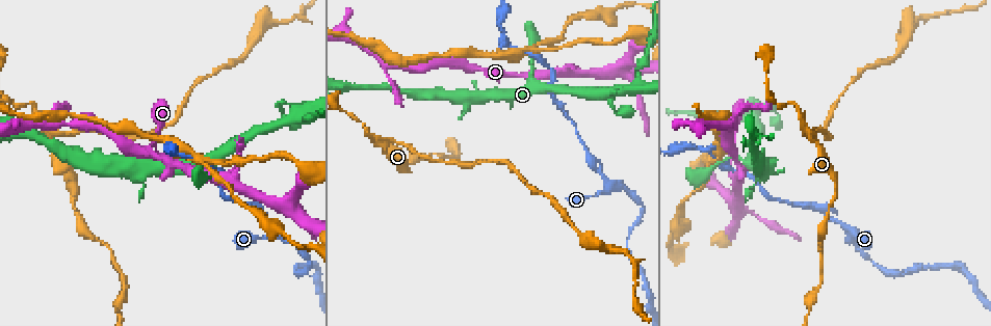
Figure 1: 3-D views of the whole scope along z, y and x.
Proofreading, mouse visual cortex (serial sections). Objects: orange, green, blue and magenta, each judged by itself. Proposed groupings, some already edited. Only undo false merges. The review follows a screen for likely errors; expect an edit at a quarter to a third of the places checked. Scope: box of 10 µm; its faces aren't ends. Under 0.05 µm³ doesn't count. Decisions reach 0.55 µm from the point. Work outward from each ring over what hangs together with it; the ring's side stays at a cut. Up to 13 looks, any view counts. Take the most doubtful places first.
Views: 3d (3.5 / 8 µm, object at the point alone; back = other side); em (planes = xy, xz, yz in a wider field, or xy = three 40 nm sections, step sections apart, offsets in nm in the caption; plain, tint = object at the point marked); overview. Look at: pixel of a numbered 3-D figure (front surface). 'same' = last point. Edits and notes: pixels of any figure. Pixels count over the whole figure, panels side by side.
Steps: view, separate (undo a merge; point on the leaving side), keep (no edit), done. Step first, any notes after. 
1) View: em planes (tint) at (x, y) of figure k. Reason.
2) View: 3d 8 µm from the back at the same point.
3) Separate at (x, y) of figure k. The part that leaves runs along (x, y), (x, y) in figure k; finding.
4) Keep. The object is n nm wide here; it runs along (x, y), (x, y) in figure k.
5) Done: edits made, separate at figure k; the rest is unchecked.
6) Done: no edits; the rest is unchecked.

View: 3d 3.5 µm at (302, 115) of figure 1. Looks like a crossing.

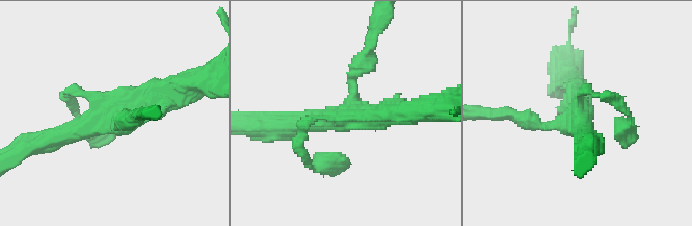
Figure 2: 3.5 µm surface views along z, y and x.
View: em xy step 1 (tint) at (345, 112) of figure 2. 4 arms meet here; the arms are 150, 200, 300, 300 nm wide.

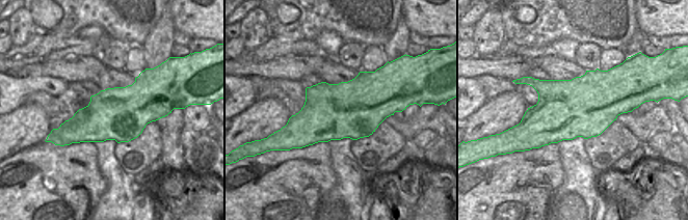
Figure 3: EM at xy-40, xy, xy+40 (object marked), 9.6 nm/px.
Keep. The object is 550 nm wide here; it runs along (283, 128), (344, 116), (366, 54) in figure 2; one cell here.

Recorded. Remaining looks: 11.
View: 3d 3.5 µm at (385, 146) of figure 1. Side arm on a straight run.

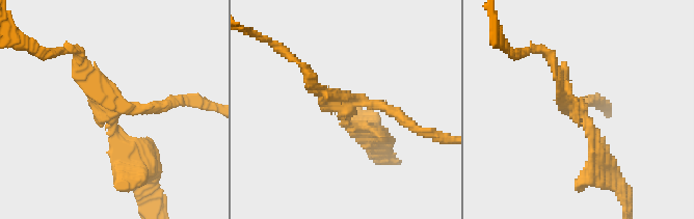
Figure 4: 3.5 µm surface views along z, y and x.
View: em xy step 3 (tint) at (344, 109) of figure 4. Need the tissue.

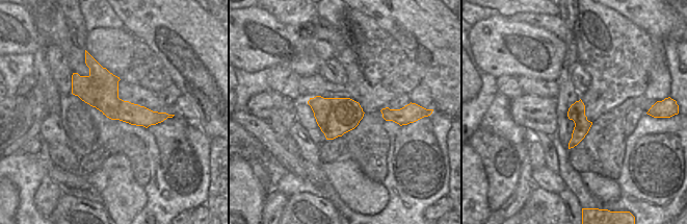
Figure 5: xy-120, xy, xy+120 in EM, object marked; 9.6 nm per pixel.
Separate at (80, 65) of figure 4. The object is 360 nm wide here; the part that leaves runs along (122, 106), (211, 106) in figure 4; two cells meet here.

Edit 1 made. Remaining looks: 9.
View: 3d 3.5 µm at (735, 148) of figure 1.

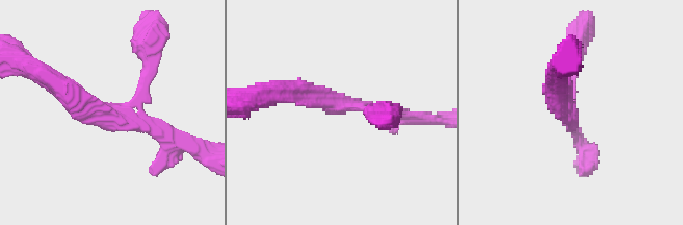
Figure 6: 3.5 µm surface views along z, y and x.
View: em xy step 1 (tint) at (360, 106) of figure 6. 3 arms meet here; the arms are 150, 150, 250 nm wide; shape alone is not enough.

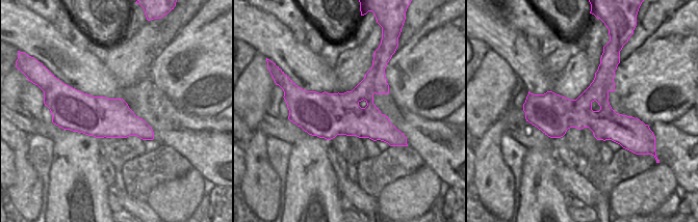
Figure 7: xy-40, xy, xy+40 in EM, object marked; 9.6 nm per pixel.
Keep. It runs along (150, 46), (128, 113), (182, 145) in figure 6; one cell here.

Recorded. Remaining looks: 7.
View: 3d 3.5 µm at (600, 173) of figure 1. Abrupt turn.

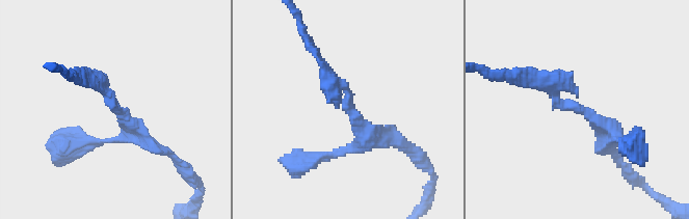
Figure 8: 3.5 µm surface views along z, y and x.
Keep. It runs along (623, 141), (534, 81) in figure 8; continuous, no second cell.

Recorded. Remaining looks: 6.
View: 3d 3.5 µm at (281, 205) of figure 1. Calibre changes.

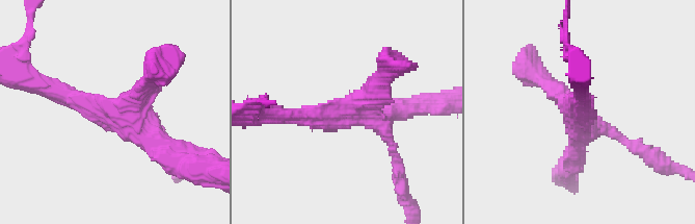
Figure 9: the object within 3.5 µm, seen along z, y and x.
Keep. The arms are 200, 250, 250, 300 nm wide; it runs along (48, 88), (131, 123), (169, 157) in figure 9; one cell here.

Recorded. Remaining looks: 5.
Done: edits made, separate at figure 4; the rest is unchecked.

